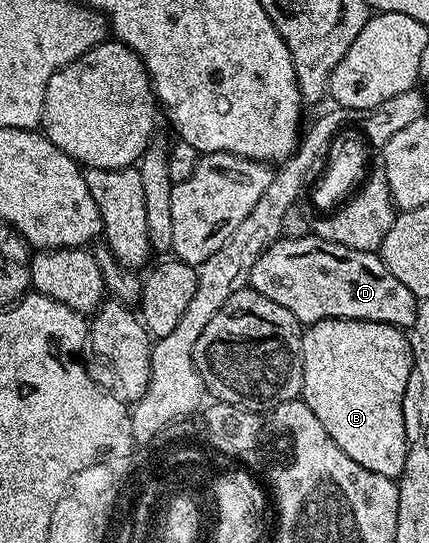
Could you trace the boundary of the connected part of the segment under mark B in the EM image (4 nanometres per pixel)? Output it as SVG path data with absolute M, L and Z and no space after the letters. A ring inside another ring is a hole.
M326 319L307 326L303 330L300 342L302 343L300 358L304 372L302 400L310 407L310 411L314 411L318 423L322 423L322 427L326 427L326 435L330 435L330 439L334 439L334 443L338 443L338 447L342 447L342 451L346 451L346 455L350 455L350 459L354 459L354 463L366 467L366 471L378 471L378 475L386 475L393 479L399 478L400 473L406 467L406 451L408 450L406 423L402 415L402 399L406 395L406 383L410 383L410 371L412 370L412 343L409 334L396 325L387 325L377 321Z

